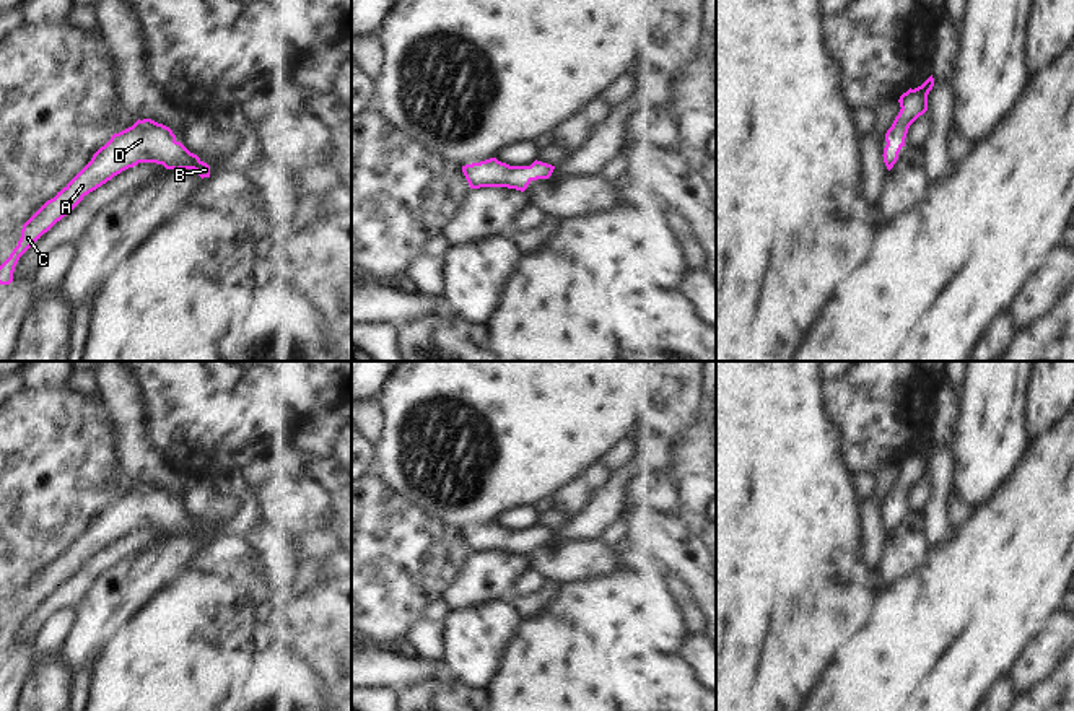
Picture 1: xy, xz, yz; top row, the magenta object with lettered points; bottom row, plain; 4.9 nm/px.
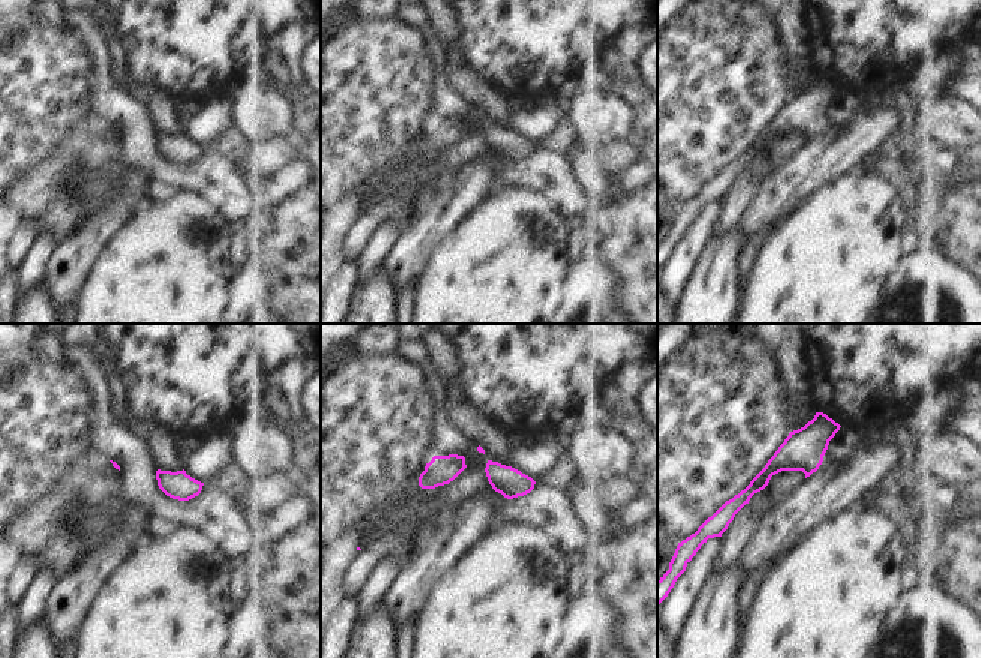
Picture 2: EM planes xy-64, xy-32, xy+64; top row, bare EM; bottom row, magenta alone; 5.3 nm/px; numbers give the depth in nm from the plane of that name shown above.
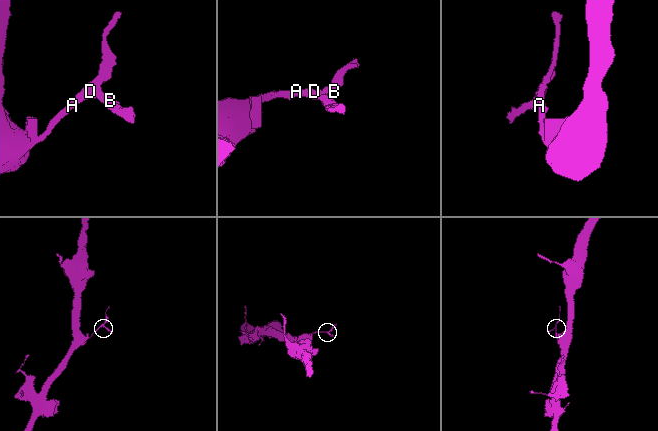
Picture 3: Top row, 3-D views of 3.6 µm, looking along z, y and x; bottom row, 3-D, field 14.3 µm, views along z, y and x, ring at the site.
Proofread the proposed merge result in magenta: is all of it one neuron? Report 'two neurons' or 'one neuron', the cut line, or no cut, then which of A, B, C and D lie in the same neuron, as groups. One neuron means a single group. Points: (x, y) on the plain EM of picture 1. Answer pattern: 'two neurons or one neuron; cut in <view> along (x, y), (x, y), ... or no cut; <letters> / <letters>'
one neuron; no cut; A B C D

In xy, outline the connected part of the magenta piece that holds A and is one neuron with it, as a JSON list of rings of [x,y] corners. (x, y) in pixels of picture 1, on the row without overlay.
[[[138,483],[132,491],[114,498],[91,526],[23,589],[18,610],[0,630],[0,649],[13,646],[20,622],[85,560],[138,527],[156,527],[174,535],[194,534],[202,543],[210,542],[210,530],[177,506],[169,491],[151,483]]]

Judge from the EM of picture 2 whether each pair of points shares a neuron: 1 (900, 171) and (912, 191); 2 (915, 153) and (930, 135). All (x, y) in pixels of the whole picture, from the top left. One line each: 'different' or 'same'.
1: same
2: different

